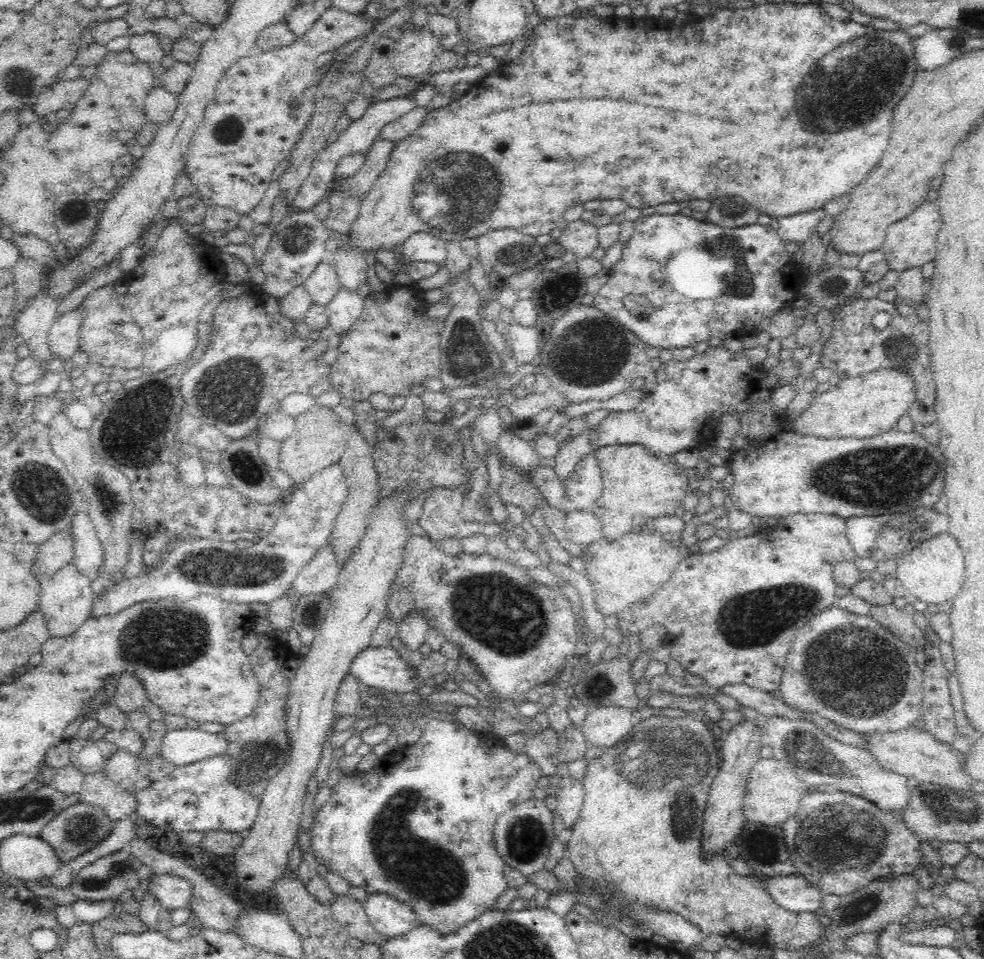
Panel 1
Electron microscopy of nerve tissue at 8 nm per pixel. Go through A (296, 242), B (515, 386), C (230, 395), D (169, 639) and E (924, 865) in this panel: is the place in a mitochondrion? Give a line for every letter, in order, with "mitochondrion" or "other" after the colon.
A: mitochondrion
B: other
C: mitochondrion
D: mitochondrion
E: other

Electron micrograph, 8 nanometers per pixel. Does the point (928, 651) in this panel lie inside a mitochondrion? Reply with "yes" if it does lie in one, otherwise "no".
no

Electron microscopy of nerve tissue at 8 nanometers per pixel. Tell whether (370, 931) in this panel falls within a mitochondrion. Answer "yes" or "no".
no

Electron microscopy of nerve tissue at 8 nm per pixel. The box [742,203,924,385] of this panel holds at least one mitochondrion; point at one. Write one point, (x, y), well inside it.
(900, 351)

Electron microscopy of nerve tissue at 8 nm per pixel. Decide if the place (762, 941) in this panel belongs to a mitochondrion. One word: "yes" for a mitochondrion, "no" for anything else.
no

